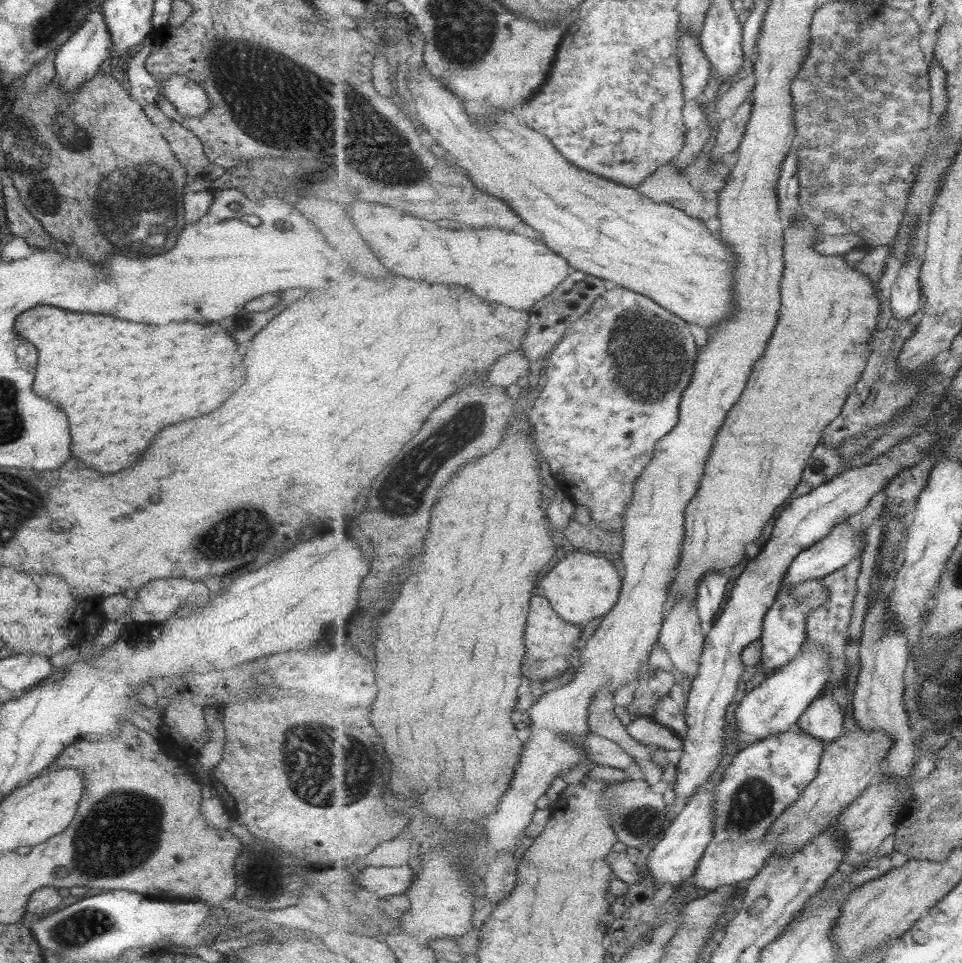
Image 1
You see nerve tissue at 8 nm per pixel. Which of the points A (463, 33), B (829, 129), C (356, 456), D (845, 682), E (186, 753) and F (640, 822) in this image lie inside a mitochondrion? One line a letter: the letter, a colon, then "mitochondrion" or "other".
A: mitochondrion
B: mitochondrion
C: other
D: other
E: other
F: mitochondrion

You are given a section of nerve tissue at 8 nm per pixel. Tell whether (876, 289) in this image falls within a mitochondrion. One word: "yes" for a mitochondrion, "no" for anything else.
no

